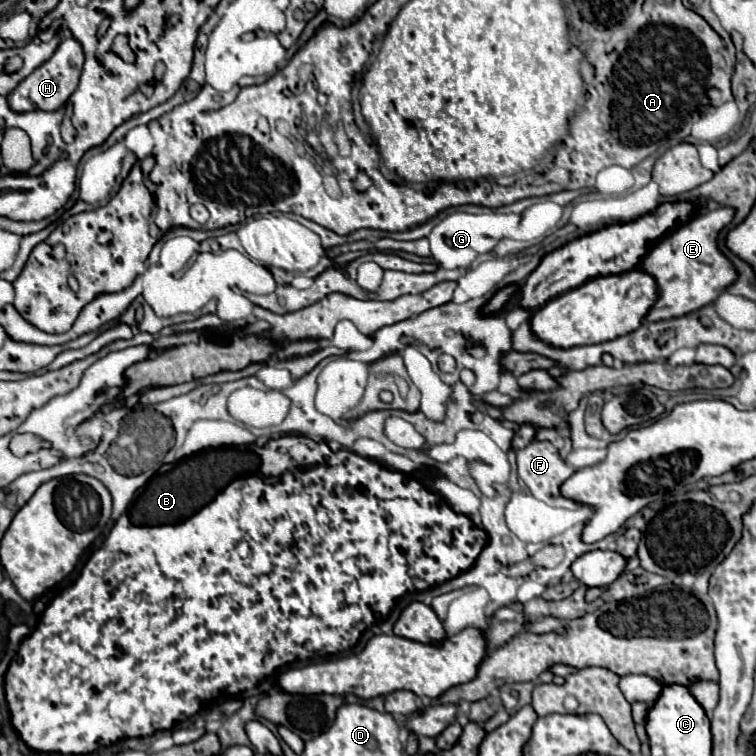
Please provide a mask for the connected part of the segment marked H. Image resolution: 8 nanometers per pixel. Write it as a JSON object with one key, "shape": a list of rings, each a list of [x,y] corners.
{"shape":[[[65,39],[59,45],[59,49],[53,53],[53,57],[49,61],[45,61],[41,67],[37,67],[27,79],[23,79],[17,85],[17,89],[9,95],[7,103],[9,103],[11,111],[15,111],[15,113],[27,113],[27,111],[35,111],[35,109],[55,111],[61,105],[65,105],[69,95],[77,89],[81,63],[83,63],[81,45],[75,39]]]}

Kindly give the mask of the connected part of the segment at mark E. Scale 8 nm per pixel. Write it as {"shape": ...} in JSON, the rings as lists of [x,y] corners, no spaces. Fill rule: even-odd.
{"shape":[[[719,207],[707,215],[699,215],[679,227],[679,231],[659,239],[659,243],[647,251],[639,261],[639,269],[647,271],[655,279],[657,301],[645,315],[645,321],[663,321],[697,311],[715,301],[719,293],[737,279],[731,261],[717,249],[717,235],[733,219],[733,213],[731,207]]]}

